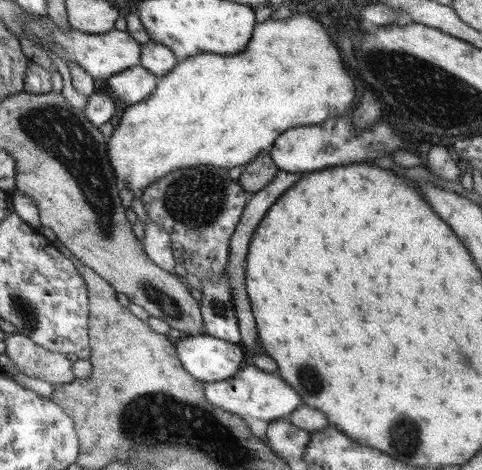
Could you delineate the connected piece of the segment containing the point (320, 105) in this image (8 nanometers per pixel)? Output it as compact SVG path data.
M305 13L294 14L294 16L283 20L270 18L263 22L258 22L257 26L254 27L254 37L250 40L249 47L245 51L234 55L221 55L220 53L194 55L184 58L170 72L160 75L156 90L146 100L127 107L122 120L114 128L110 142L108 142L108 152L106 153L108 153L108 159L110 159L114 175L118 175L118 179L122 180L125 186L136 192L144 190L144 188L161 179L164 175L176 171L176 168L210 165L230 170L235 166L247 165L260 151L270 149L278 136L284 131L288 131L289 128L320 124L320 122L324 122L328 118L344 116L346 110L354 104L354 98L356 98L356 84L350 78L350 74L348 74L346 66L344 66L344 60L340 56L340 48L334 42L334 38L328 34L326 26L322 26L320 21Z

